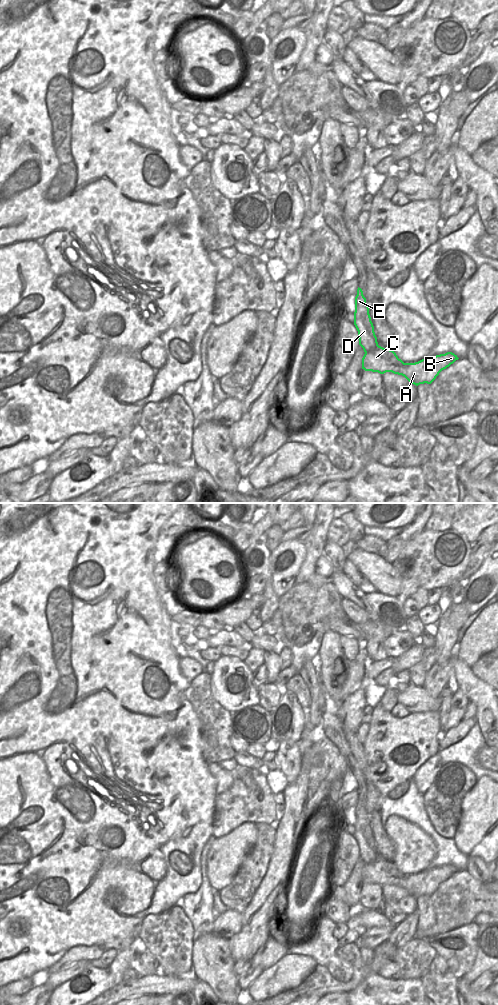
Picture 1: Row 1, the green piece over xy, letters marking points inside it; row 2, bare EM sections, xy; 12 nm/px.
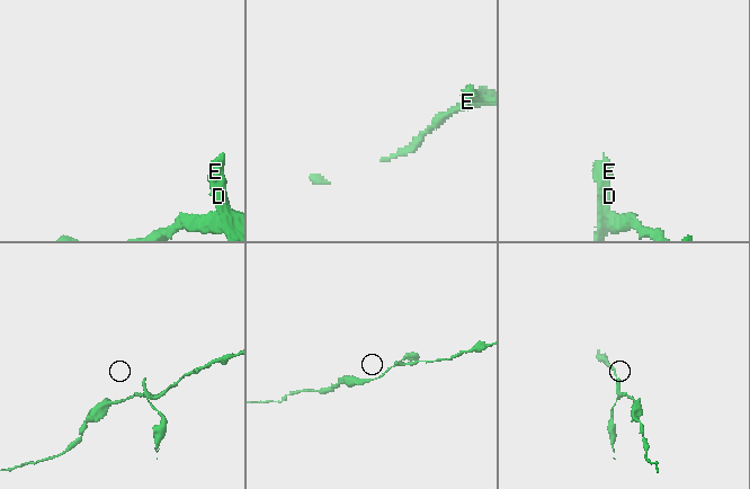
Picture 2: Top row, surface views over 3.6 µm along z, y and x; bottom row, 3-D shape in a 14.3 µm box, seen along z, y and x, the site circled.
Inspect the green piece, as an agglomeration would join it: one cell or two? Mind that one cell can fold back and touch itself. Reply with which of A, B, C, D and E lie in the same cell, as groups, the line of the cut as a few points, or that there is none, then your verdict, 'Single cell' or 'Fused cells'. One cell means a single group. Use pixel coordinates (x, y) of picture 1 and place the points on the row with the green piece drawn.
Groups: A B C / D E. Split along xy (379, 346), (372, 351), (365, 352). Fused cells

